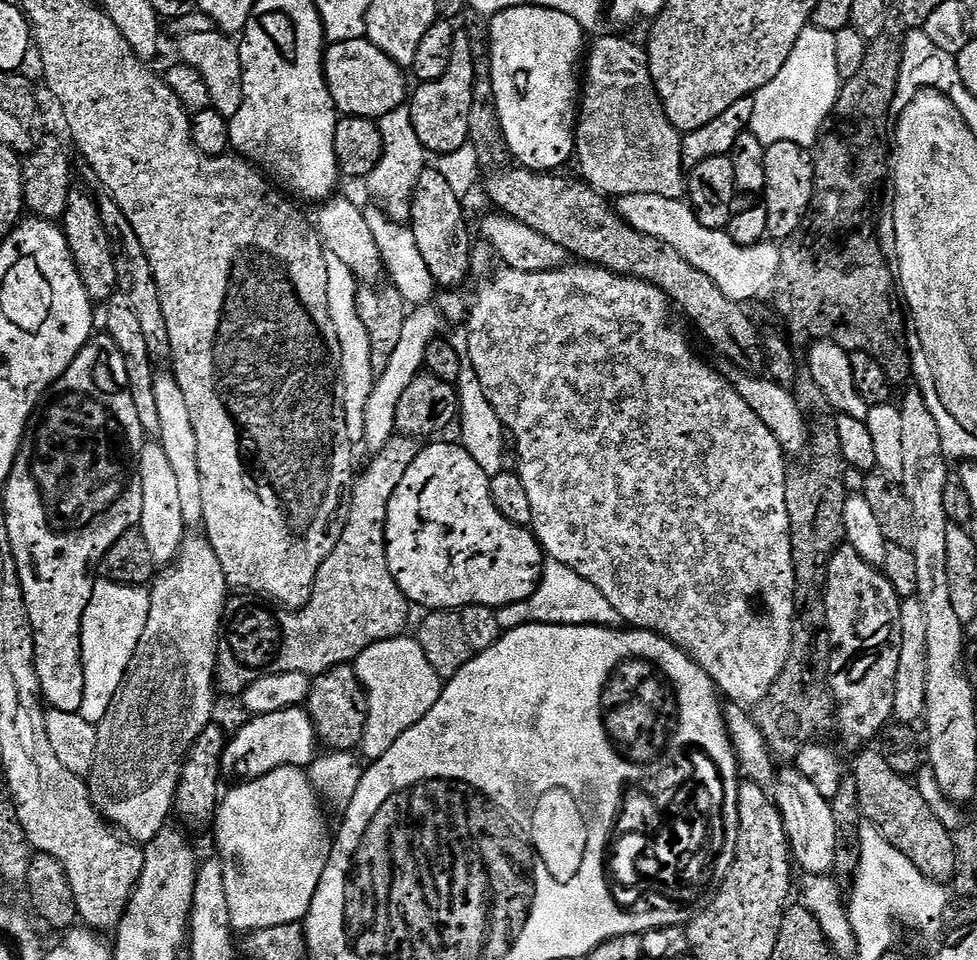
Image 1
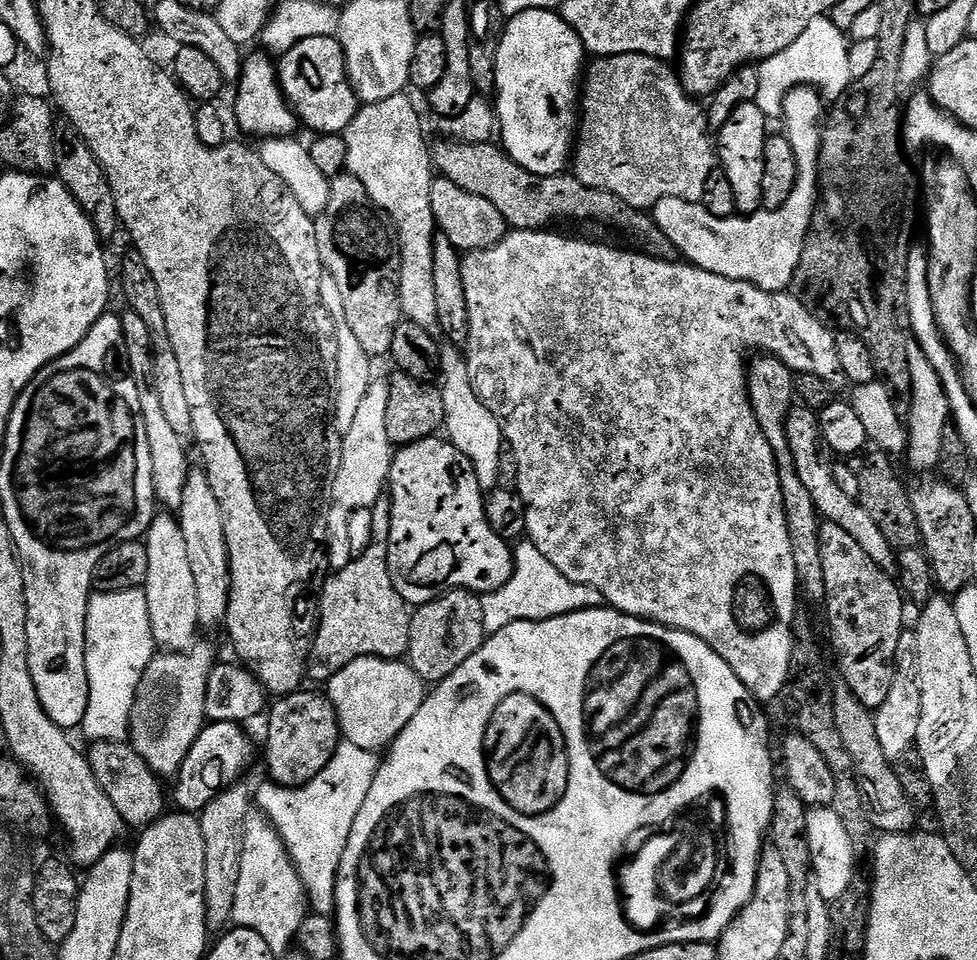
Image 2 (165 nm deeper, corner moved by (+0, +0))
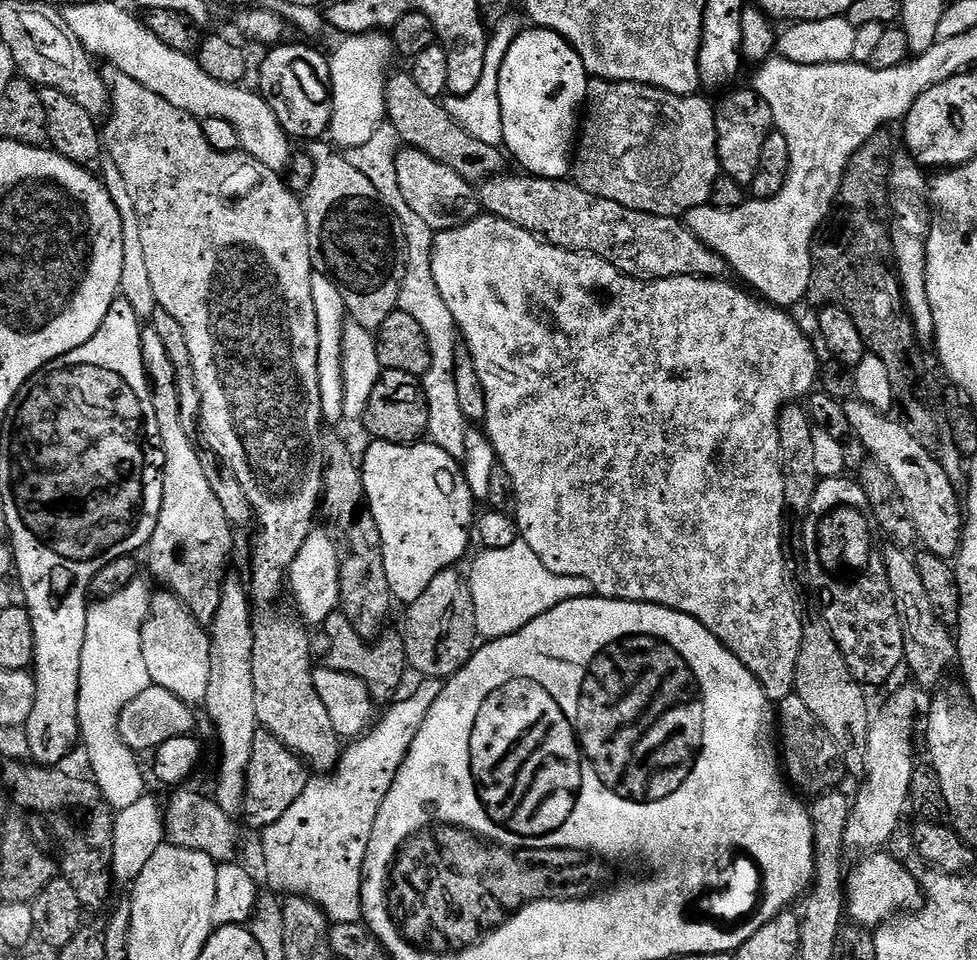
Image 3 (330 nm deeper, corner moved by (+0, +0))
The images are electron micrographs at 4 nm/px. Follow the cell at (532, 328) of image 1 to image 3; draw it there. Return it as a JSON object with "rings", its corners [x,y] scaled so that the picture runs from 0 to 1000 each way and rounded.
{"rings":[[[492,223],[479,233],[471,234],[470,238],[445,243],[442,281],[448,303],[452,306],[458,322],[465,329],[465,335],[470,349],[473,351],[474,361],[478,363],[485,373],[487,389],[489,394],[493,394],[493,406],[497,410],[497,431],[493,442],[497,447],[499,459],[503,460],[505,469],[508,470],[511,486],[516,488],[518,494],[522,494],[522,502],[526,502],[526,510],[528,511],[526,536],[528,546],[532,549],[532,561],[537,563],[542,569],[542,573],[547,573],[547,577],[551,577],[555,590],[559,590],[559,594],[567,594],[567,598],[575,598],[583,602],[600,602],[600,606],[606,608],[607,618],[611,621],[617,621],[619,625],[644,625],[654,629],[672,629],[710,644],[723,655],[730,667],[742,671],[759,690],[759,694],[764,694],[764,698],[768,698],[768,702],[772,702],[774,709],[781,715],[787,730],[797,731],[812,724],[815,715],[815,691],[817,690],[817,677],[821,673],[823,647],[821,636],[819,638],[818,631],[815,630],[815,617],[811,614],[806,598],[802,597],[802,538],[805,539],[802,490],[798,485],[797,466],[789,465],[790,467],[786,467],[786,458],[787,463],[793,459],[794,438],[798,433],[798,428],[806,421],[826,414],[836,403],[837,378],[835,379],[835,367],[831,364],[826,348],[815,339],[813,330],[807,329],[811,327],[801,321],[795,321],[781,311],[775,310],[769,303],[763,302],[760,299],[757,301],[752,300],[749,296],[744,296],[746,293],[741,290],[691,288],[681,292],[664,292],[662,294],[650,292],[648,288],[641,288],[634,283],[628,276],[616,269],[603,267],[596,263],[582,263],[580,258],[569,258],[560,250],[553,249],[552,246],[546,246],[545,243],[534,240],[514,227],[498,223]]]}

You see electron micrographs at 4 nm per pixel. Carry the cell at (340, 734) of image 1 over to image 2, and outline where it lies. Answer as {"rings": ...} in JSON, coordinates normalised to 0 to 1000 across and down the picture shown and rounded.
{"rings":[[[308,719],[295,725],[288,725],[273,739],[274,764],[270,767],[270,792],[274,795],[277,816],[288,821],[307,821],[319,814],[331,802],[334,794],[342,790],[344,778],[350,773],[348,753],[342,735],[331,720],[314,721]]]}

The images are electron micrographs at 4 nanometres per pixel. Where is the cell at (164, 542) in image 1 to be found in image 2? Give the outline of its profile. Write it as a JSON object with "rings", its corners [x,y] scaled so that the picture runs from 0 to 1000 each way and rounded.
{"rings":[[[161,535],[151,549],[147,568],[154,577],[154,598],[149,598],[146,615],[154,635],[156,664],[165,676],[189,679],[202,670],[201,654],[206,653],[206,648],[199,597],[194,594],[194,581],[190,581],[190,560],[186,560],[183,541],[176,535]]]}

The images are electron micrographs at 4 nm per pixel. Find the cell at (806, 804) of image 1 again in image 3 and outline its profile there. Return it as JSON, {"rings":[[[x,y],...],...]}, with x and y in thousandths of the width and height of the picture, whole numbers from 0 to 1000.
{"rings":[[[900,885],[885,891],[881,895],[884,897],[872,909],[867,909],[866,950],[873,964],[896,969],[902,963],[912,959],[918,951],[925,952],[941,947],[947,939],[941,916],[937,911],[933,914],[915,893],[908,892],[907,889],[908,886]]]}

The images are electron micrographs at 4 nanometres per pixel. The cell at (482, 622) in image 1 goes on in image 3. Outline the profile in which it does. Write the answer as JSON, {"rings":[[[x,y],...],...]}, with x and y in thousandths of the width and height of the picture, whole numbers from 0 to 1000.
{"rings":[[[462,592],[449,596],[445,600],[444,606],[440,606],[440,610],[436,610],[432,623],[428,623],[416,633],[418,643],[414,646],[414,654],[411,653],[414,676],[418,682],[421,699],[431,700],[429,703],[434,706],[464,704],[470,696],[474,696],[489,674],[487,649],[485,648],[485,627],[479,614],[479,605],[467,595],[469,594]]]}

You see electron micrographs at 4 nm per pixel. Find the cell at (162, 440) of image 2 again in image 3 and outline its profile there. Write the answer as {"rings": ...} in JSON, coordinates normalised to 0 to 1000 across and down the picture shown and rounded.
{"rings":[[[144,341],[143,351],[147,389],[156,405],[158,431],[168,461],[166,531],[162,535],[162,548],[158,548],[158,556],[149,568],[151,592],[164,610],[178,618],[195,635],[202,648],[213,652],[223,638],[223,627],[229,618],[229,586],[237,575],[237,550],[233,547],[230,522],[225,521],[215,502],[211,502],[205,480],[206,468],[197,464],[193,447],[186,445],[178,377],[174,377],[174,369],[170,369],[162,344]]]}

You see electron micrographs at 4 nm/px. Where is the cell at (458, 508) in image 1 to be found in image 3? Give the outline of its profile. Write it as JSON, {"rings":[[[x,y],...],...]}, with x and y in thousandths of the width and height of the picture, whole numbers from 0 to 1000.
{"rings":[[[381,458],[378,464],[378,467],[373,471],[373,479],[371,475],[371,495],[373,498],[373,520],[375,522],[375,529],[381,532],[381,542],[385,545],[386,556],[389,557],[387,570],[389,572],[389,580],[393,582],[395,606],[399,606],[399,615],[401,616],[402,622],[404,622],[408,628],[410,625],[410,630],[417,631],[423,629],[428,623],[432,623],[436,610],[440,610],[440,606],[444,606],[444,602],[449,596],[470,589],[470,583],[478,577],[479,561],[482,564],[485,558],[485,539],[489,533],[489,525],[488,522],[483,519],[483,511],[475,497],[472,480],[462,476],[456,469],[450,468],[448,464],[441,460],[427,460],[420,464],[400,463],[394,458]]]}

